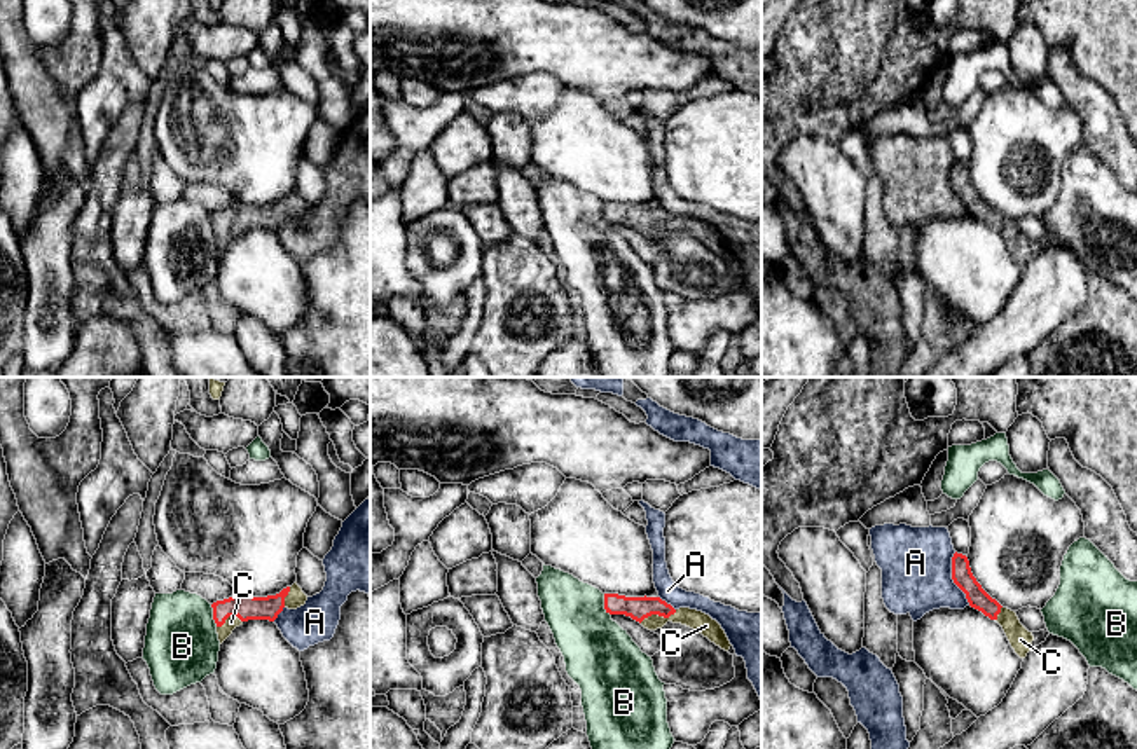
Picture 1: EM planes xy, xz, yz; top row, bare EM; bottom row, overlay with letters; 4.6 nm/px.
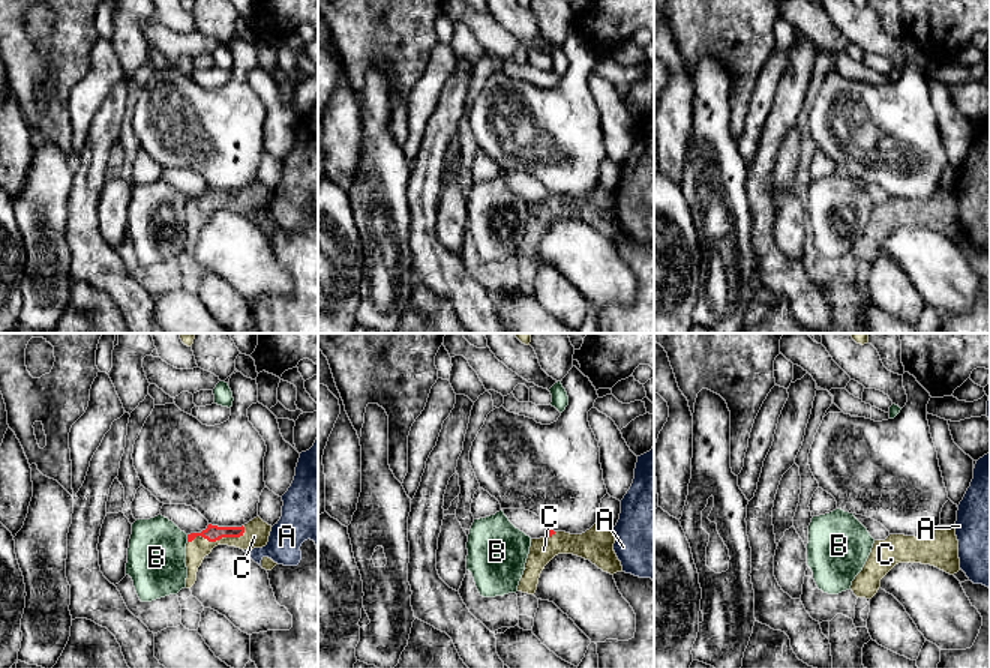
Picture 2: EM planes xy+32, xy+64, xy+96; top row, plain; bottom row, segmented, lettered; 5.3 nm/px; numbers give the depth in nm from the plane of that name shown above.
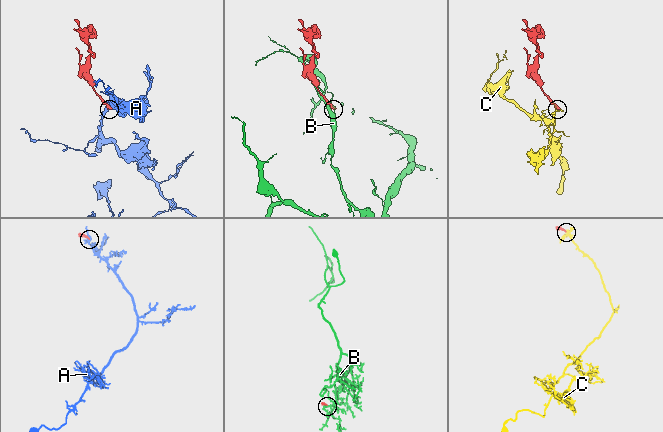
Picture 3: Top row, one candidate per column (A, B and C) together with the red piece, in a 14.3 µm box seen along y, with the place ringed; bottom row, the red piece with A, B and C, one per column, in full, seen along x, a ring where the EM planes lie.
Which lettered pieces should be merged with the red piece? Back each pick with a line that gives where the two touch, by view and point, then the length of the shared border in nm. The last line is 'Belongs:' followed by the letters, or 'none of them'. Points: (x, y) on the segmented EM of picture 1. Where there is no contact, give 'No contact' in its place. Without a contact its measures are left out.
C: Touches red at xz (657, 613). Shared border 190 nm
Belongs: C

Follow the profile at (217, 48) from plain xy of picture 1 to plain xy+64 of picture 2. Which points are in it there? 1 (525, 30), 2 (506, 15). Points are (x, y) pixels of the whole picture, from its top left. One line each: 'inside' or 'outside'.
1: outside
2: outside

